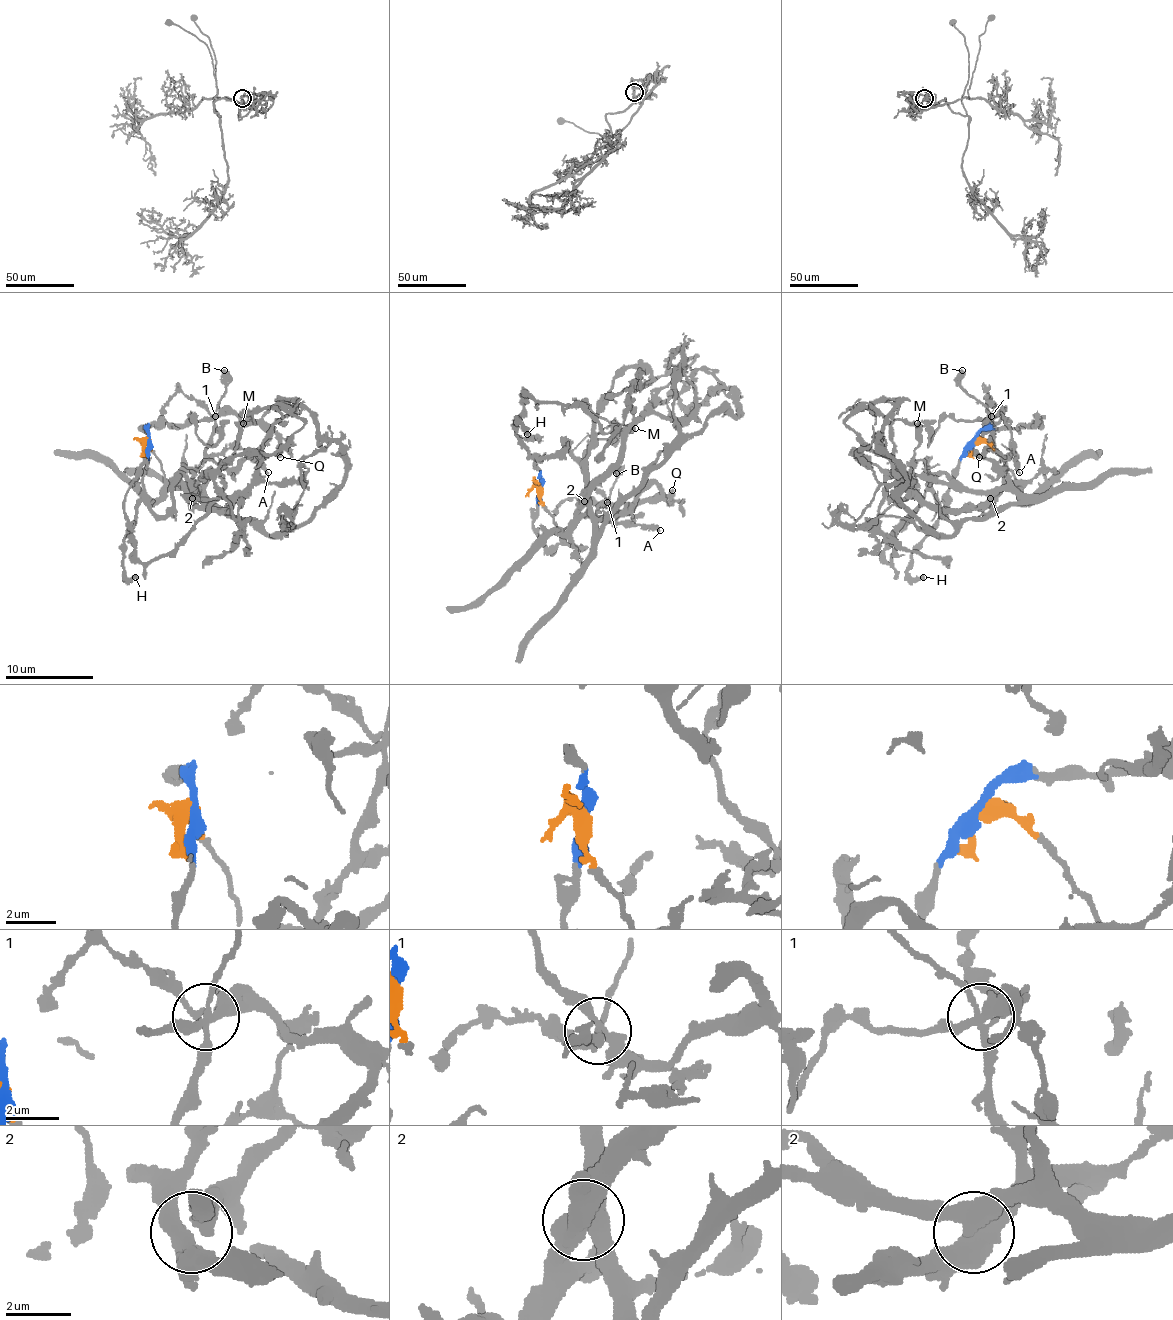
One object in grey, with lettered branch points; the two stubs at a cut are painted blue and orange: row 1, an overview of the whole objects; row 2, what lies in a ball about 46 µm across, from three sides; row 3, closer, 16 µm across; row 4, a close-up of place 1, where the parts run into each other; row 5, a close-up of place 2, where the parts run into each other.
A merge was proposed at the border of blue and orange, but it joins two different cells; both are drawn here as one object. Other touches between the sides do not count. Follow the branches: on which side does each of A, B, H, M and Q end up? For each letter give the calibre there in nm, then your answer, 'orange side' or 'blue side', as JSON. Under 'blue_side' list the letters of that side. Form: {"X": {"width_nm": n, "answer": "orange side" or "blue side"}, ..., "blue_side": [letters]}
{"A": {"width_nm": 200, "answer": "orange side"}, "B": {"width_nm": 550, "answer": "orange side"}, "H": {"width_nm": 380, "answer": "blue side"}, "M": {"width_nm": 400, "answer": "orange side"}, "Q": {"width_nm": 400, "answer": "blue side"}, "blue_side": ["H", "Q"]}

